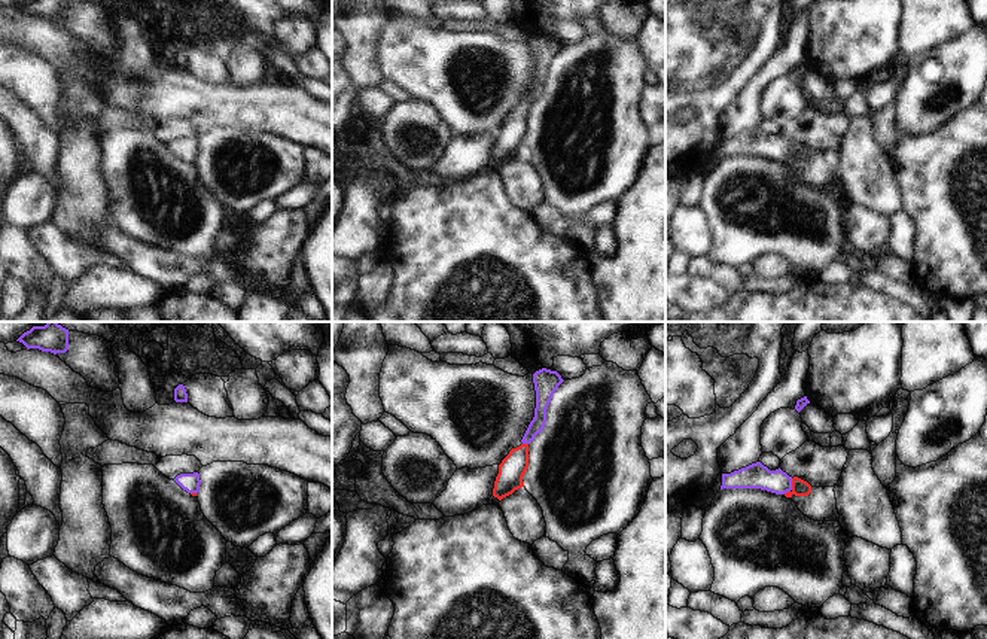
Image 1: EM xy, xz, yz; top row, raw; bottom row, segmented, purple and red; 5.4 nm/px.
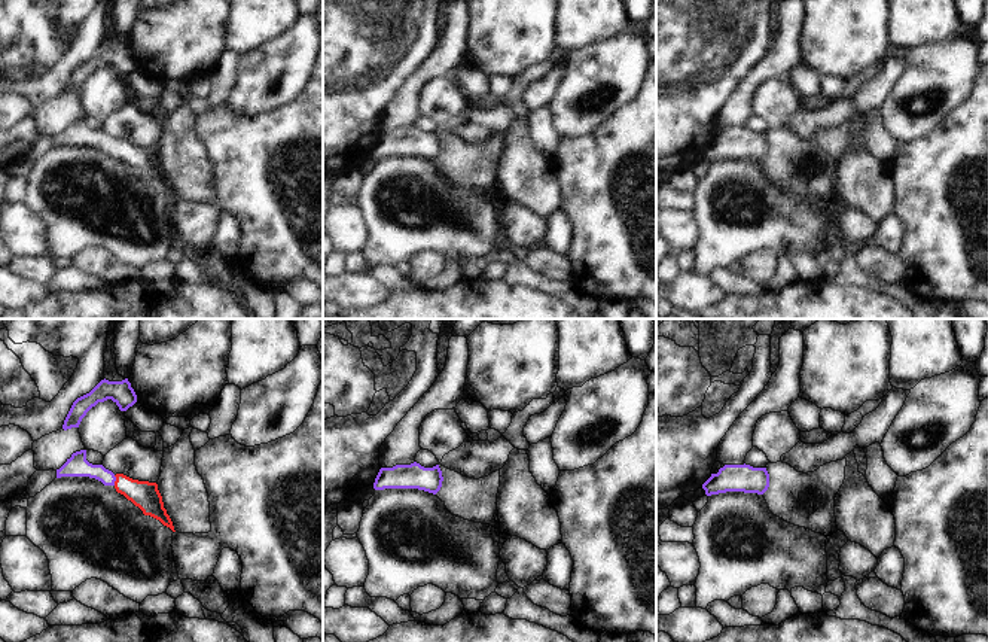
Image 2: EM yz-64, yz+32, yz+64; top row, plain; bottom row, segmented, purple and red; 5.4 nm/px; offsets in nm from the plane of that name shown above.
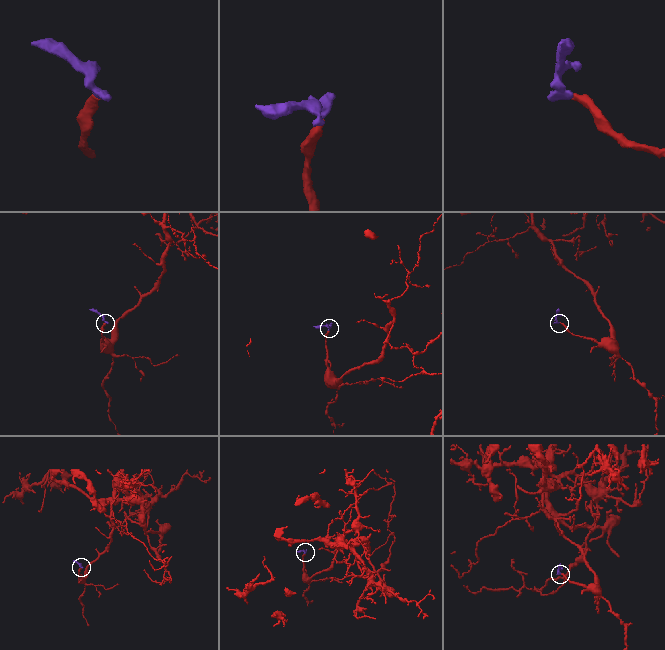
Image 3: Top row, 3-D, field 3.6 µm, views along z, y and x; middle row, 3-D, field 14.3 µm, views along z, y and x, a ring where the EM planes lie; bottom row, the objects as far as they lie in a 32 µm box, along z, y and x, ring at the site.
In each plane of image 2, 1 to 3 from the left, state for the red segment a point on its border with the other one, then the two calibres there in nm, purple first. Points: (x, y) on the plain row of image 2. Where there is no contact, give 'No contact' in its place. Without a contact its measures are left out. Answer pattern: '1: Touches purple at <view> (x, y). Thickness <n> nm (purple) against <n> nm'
1: Touches purple at yz-64 (115, 146). Thickness 120 nm (purple) against 150 nm
2: No contact
3: No contact

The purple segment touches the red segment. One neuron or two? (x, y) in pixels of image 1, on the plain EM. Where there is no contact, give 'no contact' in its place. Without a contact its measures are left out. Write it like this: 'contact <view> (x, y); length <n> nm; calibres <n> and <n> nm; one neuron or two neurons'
contact yz (791, 154); length 100 nm; calibres 140 and 90 nm; one neuron

